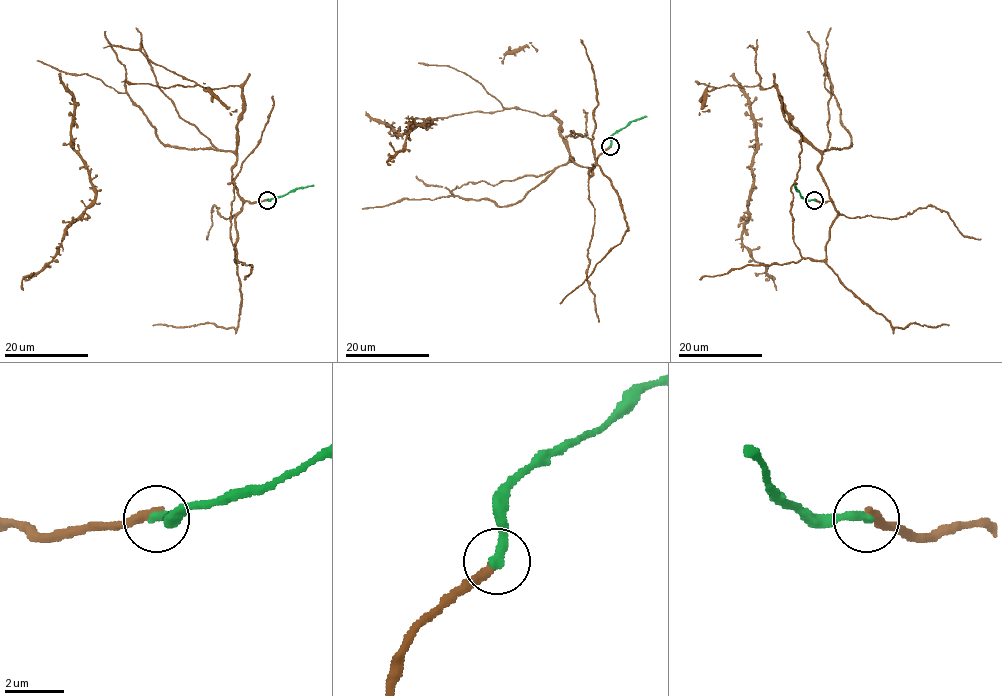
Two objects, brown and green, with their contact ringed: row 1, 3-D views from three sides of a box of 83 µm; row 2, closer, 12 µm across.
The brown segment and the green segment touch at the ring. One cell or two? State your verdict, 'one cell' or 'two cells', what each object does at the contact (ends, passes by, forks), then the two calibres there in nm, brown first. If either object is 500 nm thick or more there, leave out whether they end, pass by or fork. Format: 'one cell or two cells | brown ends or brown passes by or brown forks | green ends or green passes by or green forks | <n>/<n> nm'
one cell | brown ends | green ends | 340/320 nm

